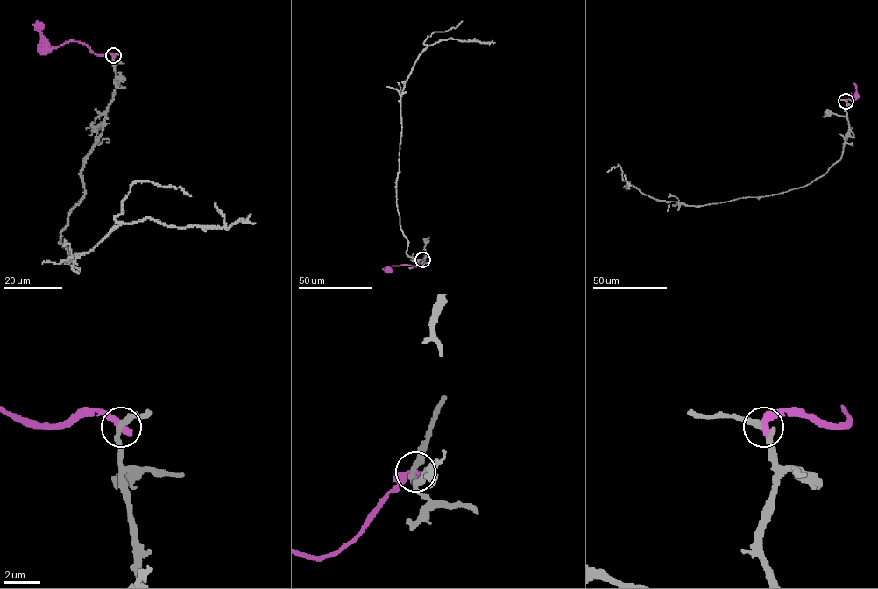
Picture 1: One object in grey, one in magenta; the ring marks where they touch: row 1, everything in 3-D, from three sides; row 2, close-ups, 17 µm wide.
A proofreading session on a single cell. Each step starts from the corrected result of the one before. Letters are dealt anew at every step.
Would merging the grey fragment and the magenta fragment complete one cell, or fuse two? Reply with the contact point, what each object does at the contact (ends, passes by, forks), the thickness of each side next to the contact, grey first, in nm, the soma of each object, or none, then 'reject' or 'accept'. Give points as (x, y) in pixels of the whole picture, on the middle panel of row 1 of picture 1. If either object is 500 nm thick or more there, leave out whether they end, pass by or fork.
at (422, 259); grey passes by; magenta ends there; 320 nm thick on the grey side, 480 nm on the other; no cell body on grey; cell body of magenta at (388, 270); reject

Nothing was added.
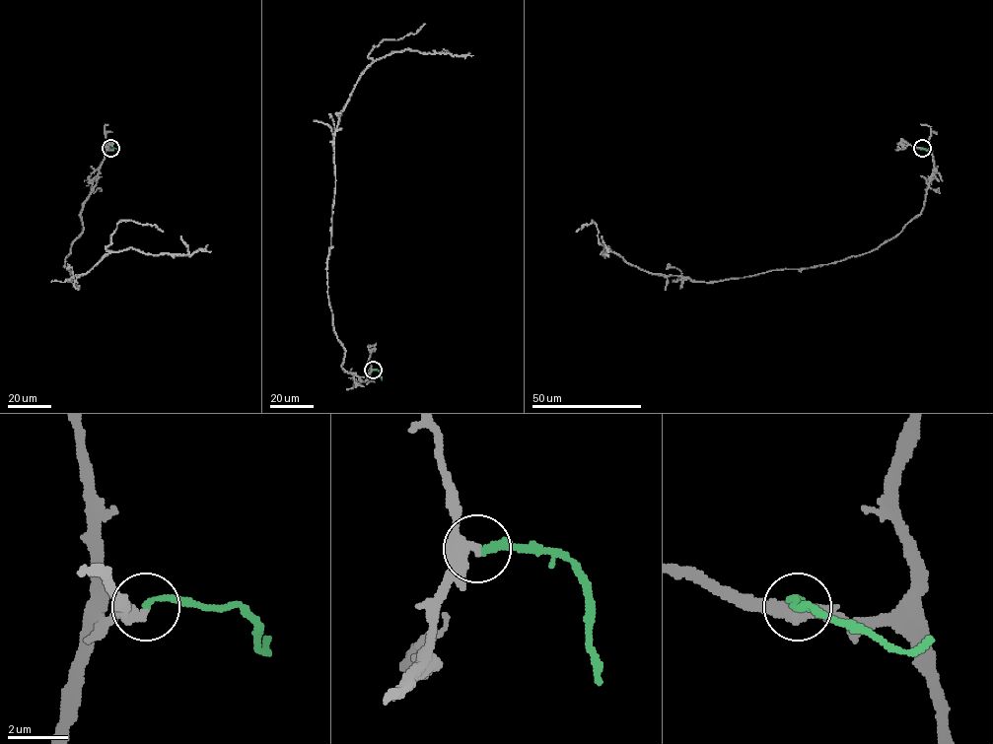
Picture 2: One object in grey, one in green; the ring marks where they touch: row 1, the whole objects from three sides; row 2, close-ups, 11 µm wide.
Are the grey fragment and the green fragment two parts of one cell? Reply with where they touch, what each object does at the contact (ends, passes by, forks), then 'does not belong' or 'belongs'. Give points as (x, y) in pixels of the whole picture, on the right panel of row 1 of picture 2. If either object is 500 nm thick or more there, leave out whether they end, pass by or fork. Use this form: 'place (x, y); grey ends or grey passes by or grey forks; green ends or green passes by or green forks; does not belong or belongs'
place (922, 148); grey passes by; green ends; does not belong

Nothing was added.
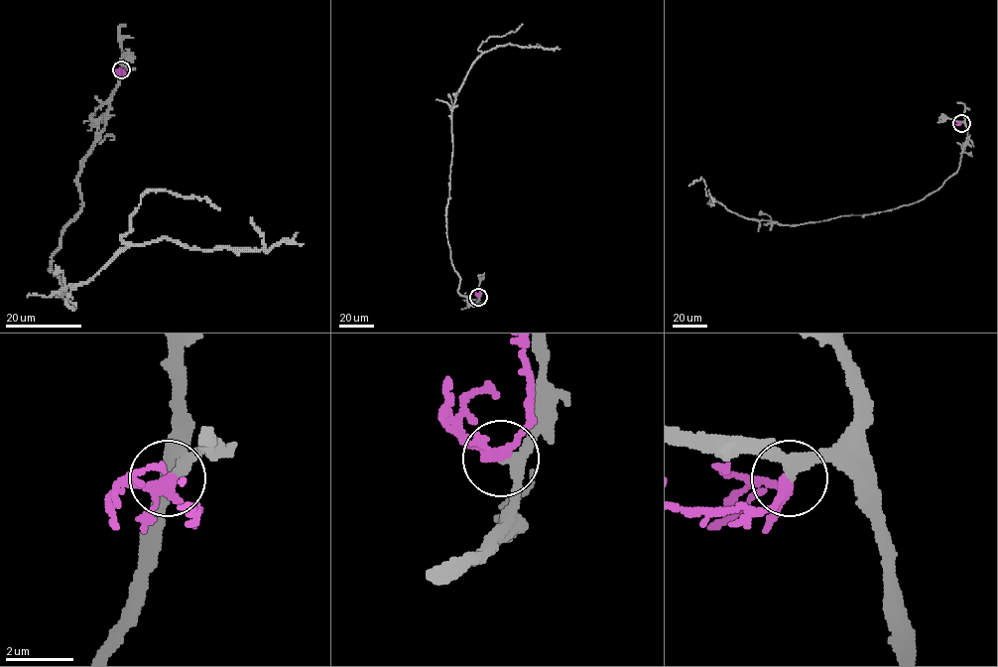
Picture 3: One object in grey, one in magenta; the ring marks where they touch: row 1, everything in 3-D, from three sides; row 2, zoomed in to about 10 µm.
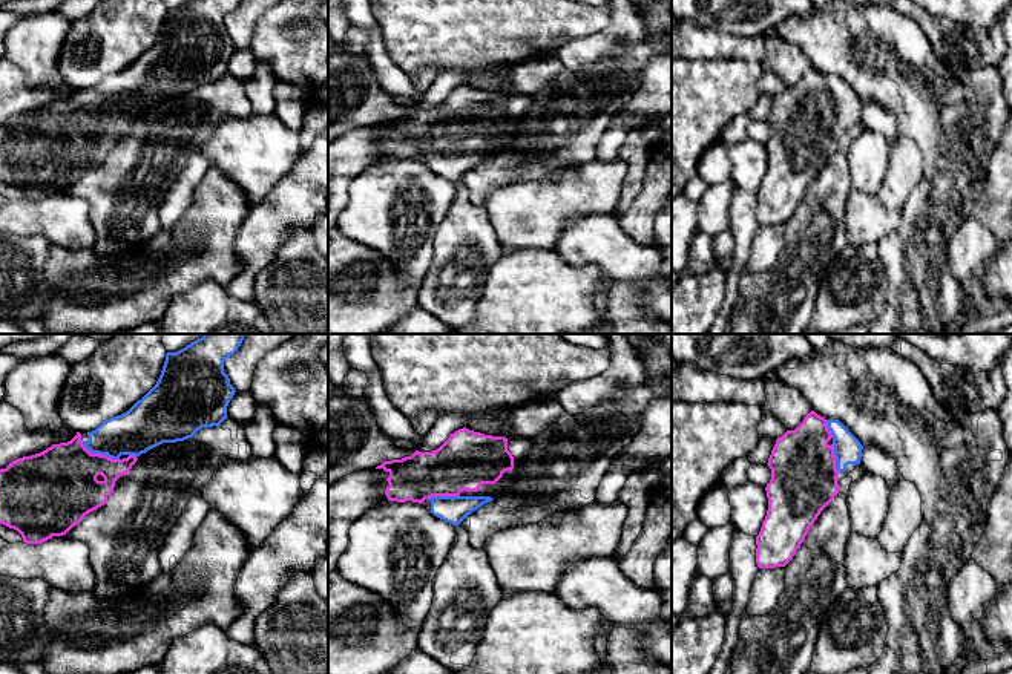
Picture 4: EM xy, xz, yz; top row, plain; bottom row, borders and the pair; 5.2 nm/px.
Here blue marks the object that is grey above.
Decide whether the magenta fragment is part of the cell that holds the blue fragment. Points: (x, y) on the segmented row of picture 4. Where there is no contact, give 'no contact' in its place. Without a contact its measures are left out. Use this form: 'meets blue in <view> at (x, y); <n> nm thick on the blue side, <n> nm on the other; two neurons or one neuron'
meets blue in xy at (100, 454); 240 nm thick on the blue side, 360 nm on the other; one neuron

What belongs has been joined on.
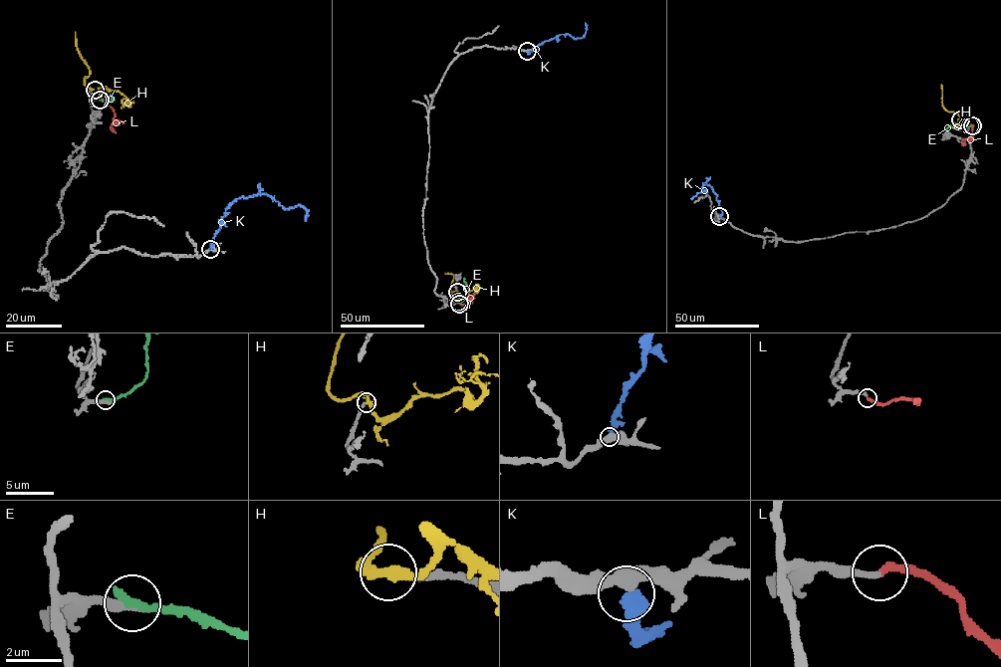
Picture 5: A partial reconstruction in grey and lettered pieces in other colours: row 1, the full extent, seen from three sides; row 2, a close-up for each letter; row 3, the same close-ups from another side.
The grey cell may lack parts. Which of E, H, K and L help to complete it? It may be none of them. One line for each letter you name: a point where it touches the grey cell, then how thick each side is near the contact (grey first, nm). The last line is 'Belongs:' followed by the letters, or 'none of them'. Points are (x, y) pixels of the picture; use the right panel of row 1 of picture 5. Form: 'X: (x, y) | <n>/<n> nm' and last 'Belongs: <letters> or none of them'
L: (972, 125) | 240/260 nm
Belongs: L

